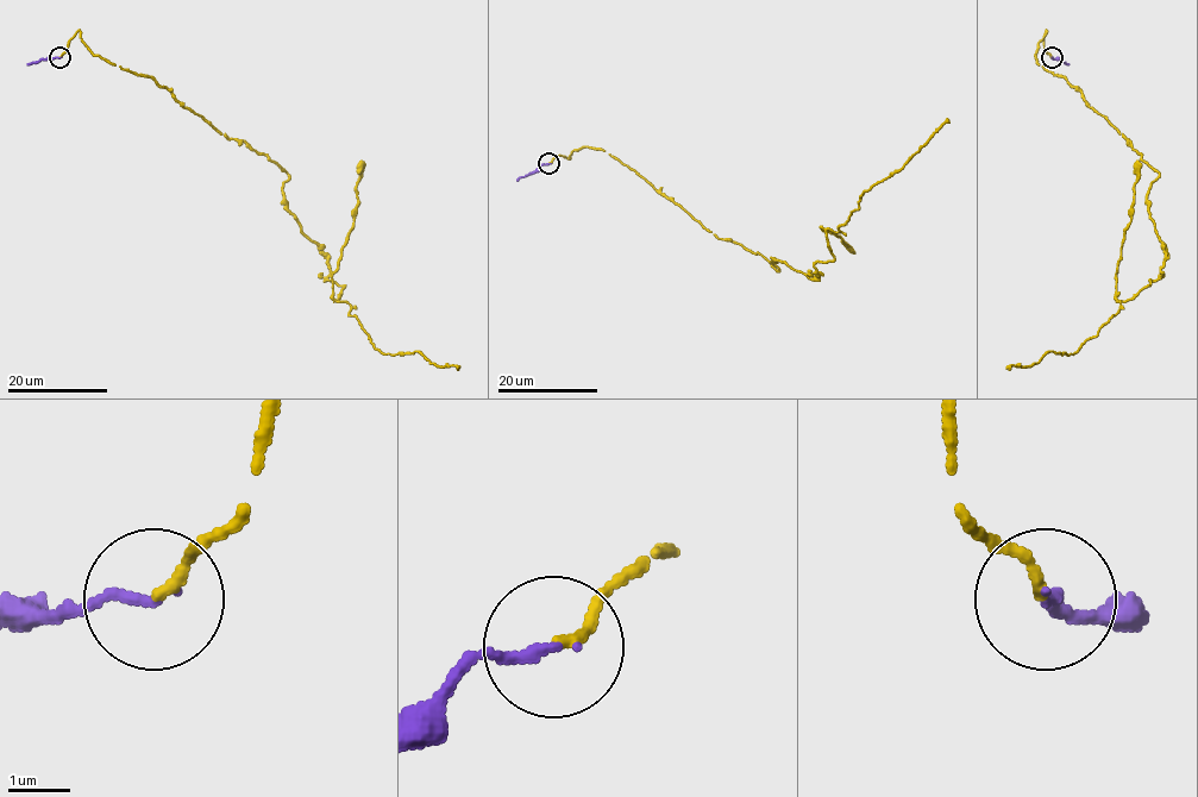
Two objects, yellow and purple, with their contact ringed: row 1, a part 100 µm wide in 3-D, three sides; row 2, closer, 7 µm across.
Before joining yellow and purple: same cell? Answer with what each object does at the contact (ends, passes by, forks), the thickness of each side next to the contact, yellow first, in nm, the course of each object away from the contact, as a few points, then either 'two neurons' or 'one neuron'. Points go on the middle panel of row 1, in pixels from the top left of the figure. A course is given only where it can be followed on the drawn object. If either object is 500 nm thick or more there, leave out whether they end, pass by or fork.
yellow ends; purple ends; calibres 150 and 170 nm; course yellow (549, 163), (603, 150), (719, 239), (814, 280), (834, 259), (826, 230), (840, 231), (947, 118); course purple (549, 163), (516, 180); one neuron

